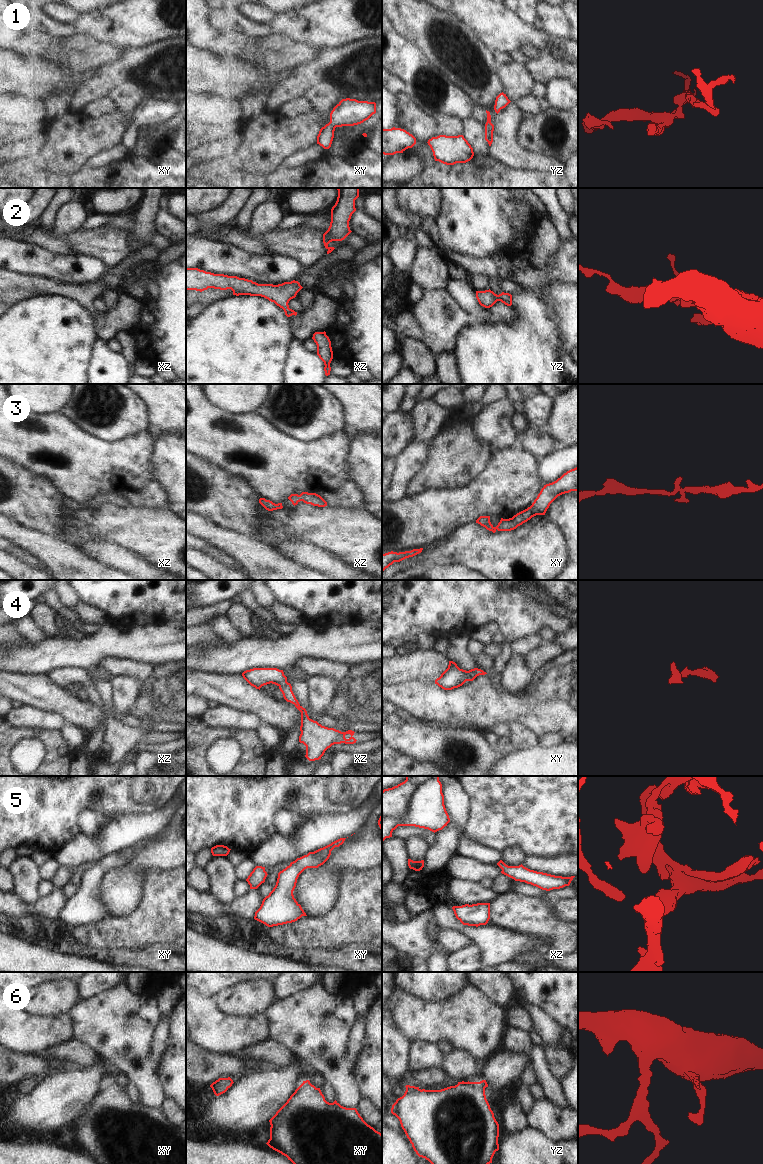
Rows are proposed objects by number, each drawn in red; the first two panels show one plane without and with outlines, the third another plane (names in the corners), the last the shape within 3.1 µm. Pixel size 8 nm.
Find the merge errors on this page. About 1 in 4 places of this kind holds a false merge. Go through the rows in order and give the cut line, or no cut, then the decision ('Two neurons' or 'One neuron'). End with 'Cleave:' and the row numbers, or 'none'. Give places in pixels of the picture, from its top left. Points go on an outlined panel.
1: No split. One neuron
2: No split. One neuron
3: No split. One neuron
4: No split. One neuron
5: No split. One neuron
6: No split. One neuron
Cleave: none

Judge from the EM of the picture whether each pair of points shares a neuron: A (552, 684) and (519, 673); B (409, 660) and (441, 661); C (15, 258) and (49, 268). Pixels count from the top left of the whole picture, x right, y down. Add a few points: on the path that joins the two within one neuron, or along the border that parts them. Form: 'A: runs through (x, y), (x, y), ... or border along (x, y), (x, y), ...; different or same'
A: border along (533, 673), (531, 682), (519, 694), (516, 694); different
B: runs through (417, 661), (433, 661); same
C: runs through (23, 258), (41, 263); same

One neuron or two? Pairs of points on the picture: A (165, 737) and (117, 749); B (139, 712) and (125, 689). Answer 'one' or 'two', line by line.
A: one
B: two

